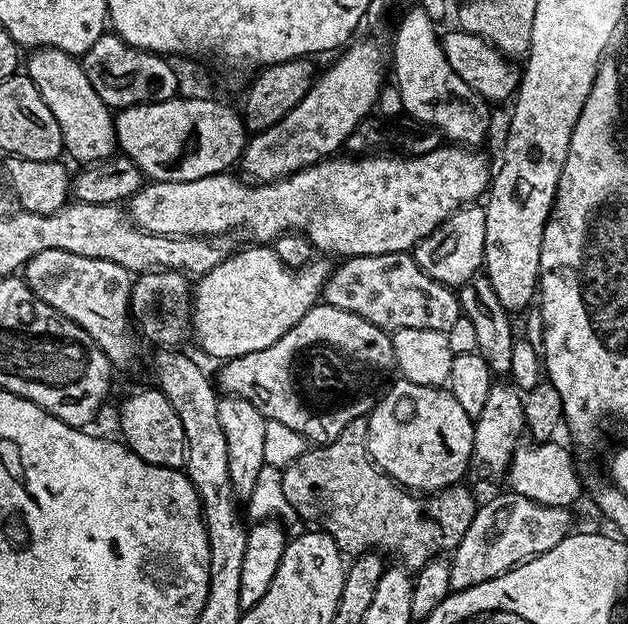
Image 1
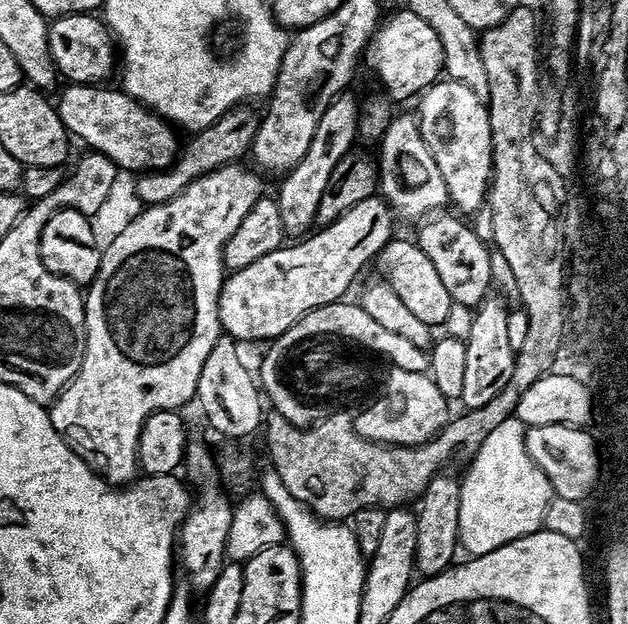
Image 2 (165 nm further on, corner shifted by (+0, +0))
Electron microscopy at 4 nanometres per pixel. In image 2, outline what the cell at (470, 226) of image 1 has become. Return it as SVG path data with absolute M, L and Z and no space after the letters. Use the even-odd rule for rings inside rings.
M393 115L378 147L378 188L397 217L405 216L408 220L419 221L449 203L442 170L438 170L438 162L434 162L434 154L430 154L430 146L420 133L420 122L415 115ZM408 188L412 189L408 192Z

